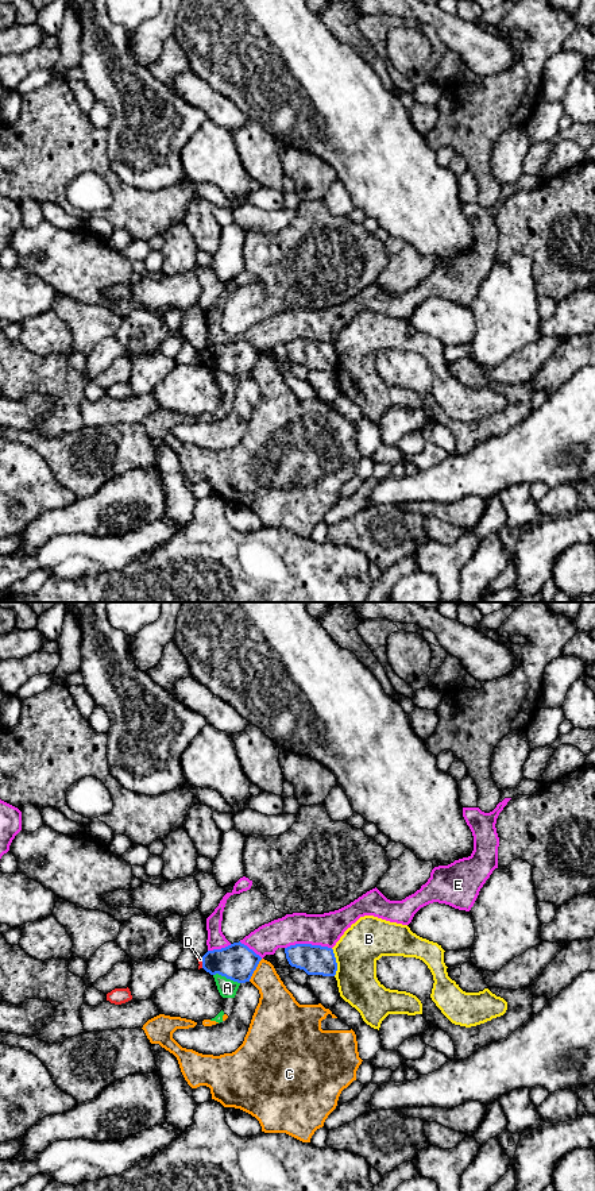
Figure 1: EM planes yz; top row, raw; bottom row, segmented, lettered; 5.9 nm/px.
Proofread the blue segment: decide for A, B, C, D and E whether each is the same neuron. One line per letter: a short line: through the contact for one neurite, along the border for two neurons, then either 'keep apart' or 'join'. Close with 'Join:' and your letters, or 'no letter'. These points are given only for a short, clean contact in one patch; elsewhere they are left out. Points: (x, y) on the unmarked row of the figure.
A: line yz (213, 369), (220, 369), (239, 378); keep apart
B: keep apart
C: line yz (262, 354), (248, 376); keep apart
D: line yz (201, 353), (203, 362); keep apart
E: keep apart
Join: no letter

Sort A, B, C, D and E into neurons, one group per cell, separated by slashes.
A C / B / D / E

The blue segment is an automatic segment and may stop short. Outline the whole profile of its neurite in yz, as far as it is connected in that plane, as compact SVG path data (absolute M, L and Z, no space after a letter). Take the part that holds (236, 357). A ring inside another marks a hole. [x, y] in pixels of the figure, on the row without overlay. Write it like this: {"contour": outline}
{"contour": "M233 338L202 351L202 363L210 370L221 370L237 378L250 377L262 352L247 340Z"}

